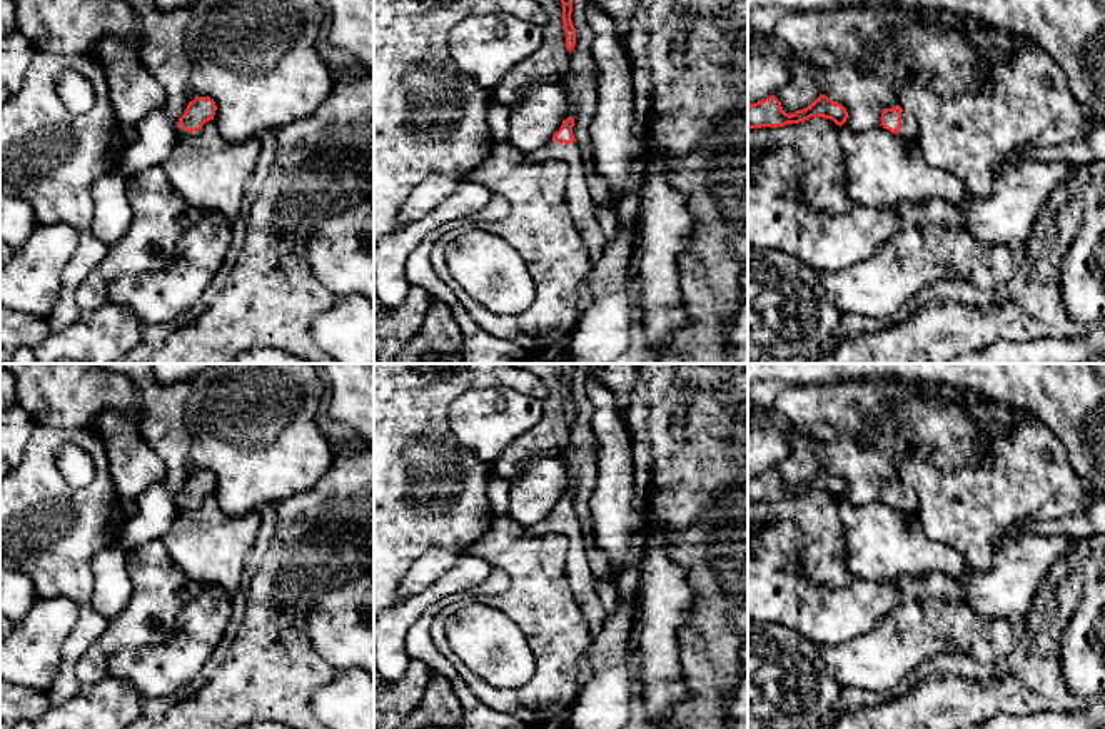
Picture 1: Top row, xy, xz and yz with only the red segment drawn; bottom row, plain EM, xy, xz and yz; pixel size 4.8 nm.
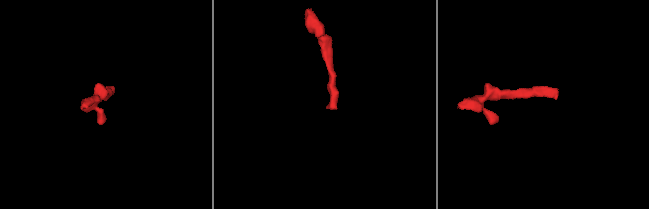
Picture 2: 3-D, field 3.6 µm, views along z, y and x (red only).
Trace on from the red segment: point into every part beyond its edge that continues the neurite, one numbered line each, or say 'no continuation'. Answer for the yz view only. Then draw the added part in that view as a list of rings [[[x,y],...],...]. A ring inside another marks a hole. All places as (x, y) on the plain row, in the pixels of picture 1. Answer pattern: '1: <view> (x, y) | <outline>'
1: yz (908, 504) | [[[908,484],[901,485],[901,502],[900,502],[898,509],[905,514],[916,514],[916,510],[918,510],[918,494]]]

